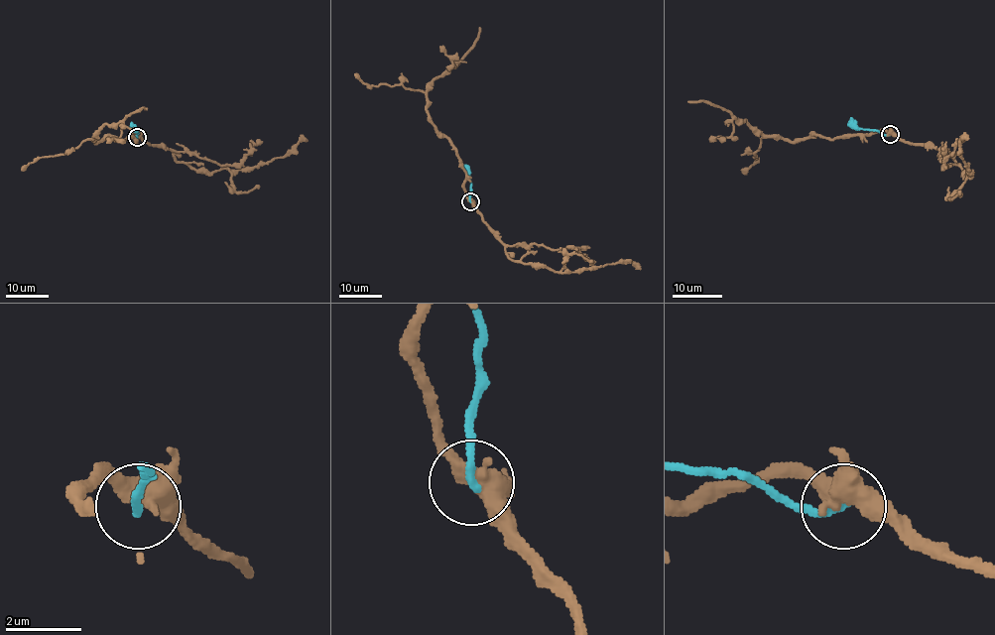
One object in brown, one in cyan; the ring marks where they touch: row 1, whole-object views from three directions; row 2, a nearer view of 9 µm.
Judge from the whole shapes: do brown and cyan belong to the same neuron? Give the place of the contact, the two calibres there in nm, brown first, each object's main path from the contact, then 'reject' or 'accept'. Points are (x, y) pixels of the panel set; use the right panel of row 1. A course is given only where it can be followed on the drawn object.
at (890, 134); 440 nm thick on the brown side, 240 nm on the other; brown runs (890, 133), (907, 142), (931, 144), (945, 150), (966, 176), (972, 171), (961, 157), (959, 141), (968, 139); cyan runs (890, 135), (859, 128), (851, 117); reject

